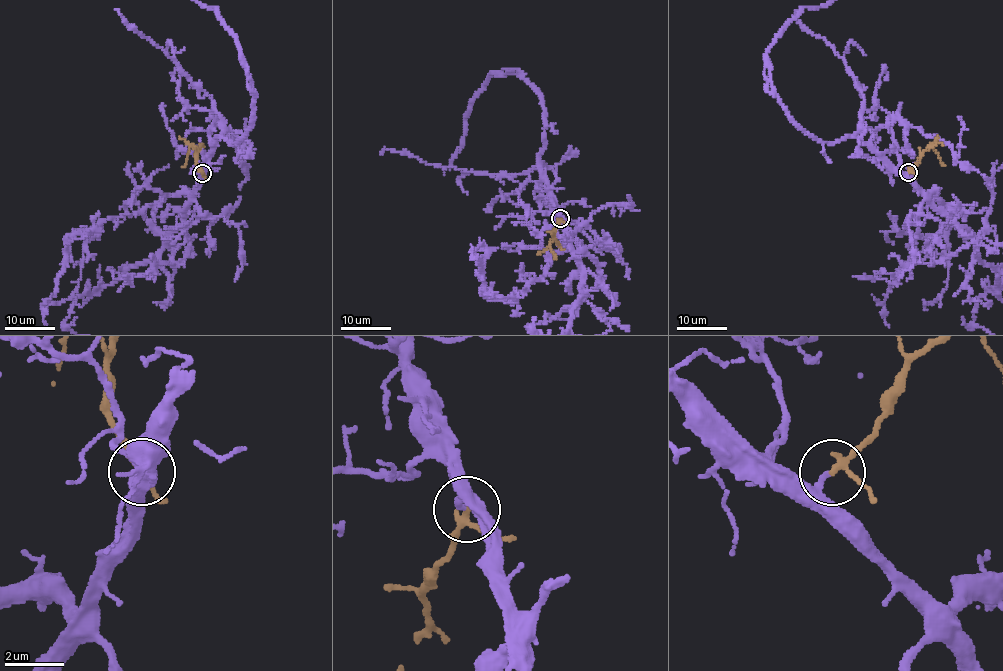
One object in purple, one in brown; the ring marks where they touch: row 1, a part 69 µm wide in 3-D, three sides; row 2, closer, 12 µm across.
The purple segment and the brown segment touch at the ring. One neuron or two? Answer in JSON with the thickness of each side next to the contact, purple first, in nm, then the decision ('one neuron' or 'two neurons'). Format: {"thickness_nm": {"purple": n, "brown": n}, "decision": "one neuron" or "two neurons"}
{"thickness_nm": {"purple": 170, "brown": 170}, "decision": "one neuron"}

